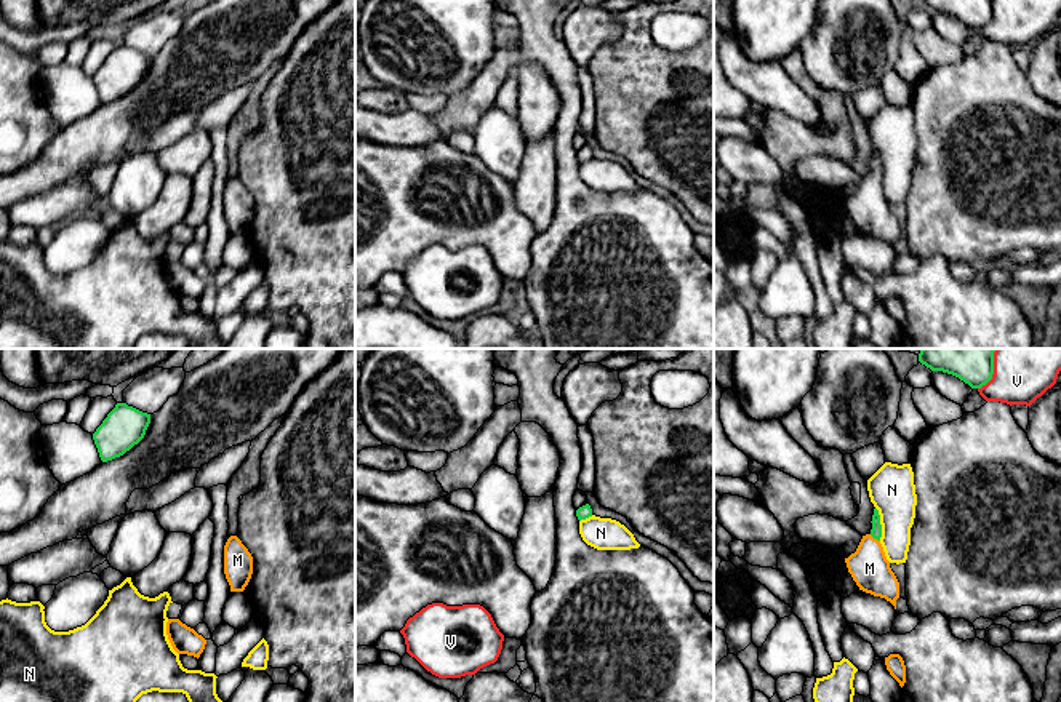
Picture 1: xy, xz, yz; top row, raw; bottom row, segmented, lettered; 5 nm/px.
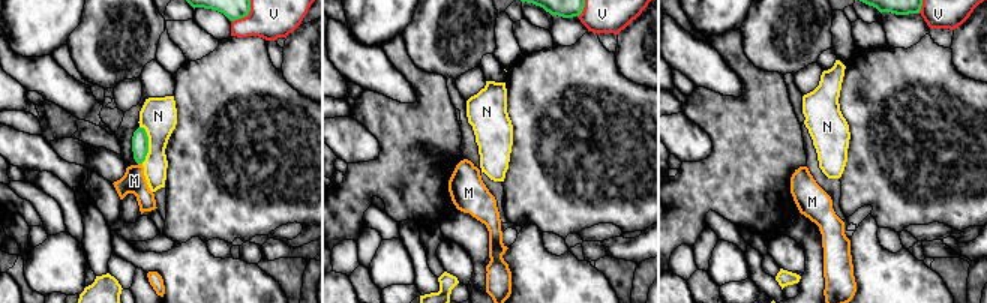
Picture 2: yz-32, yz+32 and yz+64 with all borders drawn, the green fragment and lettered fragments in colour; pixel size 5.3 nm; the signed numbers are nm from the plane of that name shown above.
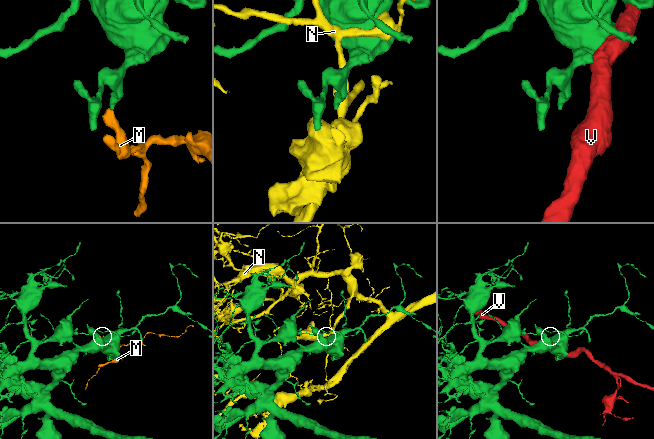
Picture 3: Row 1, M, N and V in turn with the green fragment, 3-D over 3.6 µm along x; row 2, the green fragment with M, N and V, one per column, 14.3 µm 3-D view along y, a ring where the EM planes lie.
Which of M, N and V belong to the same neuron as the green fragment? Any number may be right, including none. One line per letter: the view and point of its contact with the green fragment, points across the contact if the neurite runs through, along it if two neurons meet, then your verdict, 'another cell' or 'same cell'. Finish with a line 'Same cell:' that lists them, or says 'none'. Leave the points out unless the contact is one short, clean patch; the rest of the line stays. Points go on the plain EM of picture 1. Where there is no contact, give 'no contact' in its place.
M: yz (874, 179) | across yz (876, 173), (874, 179), (869, 186), (869, 210) | same cell
N: yz (879, 165) | another cell
V: yz (992, 15) | another cell
Same cell: M

